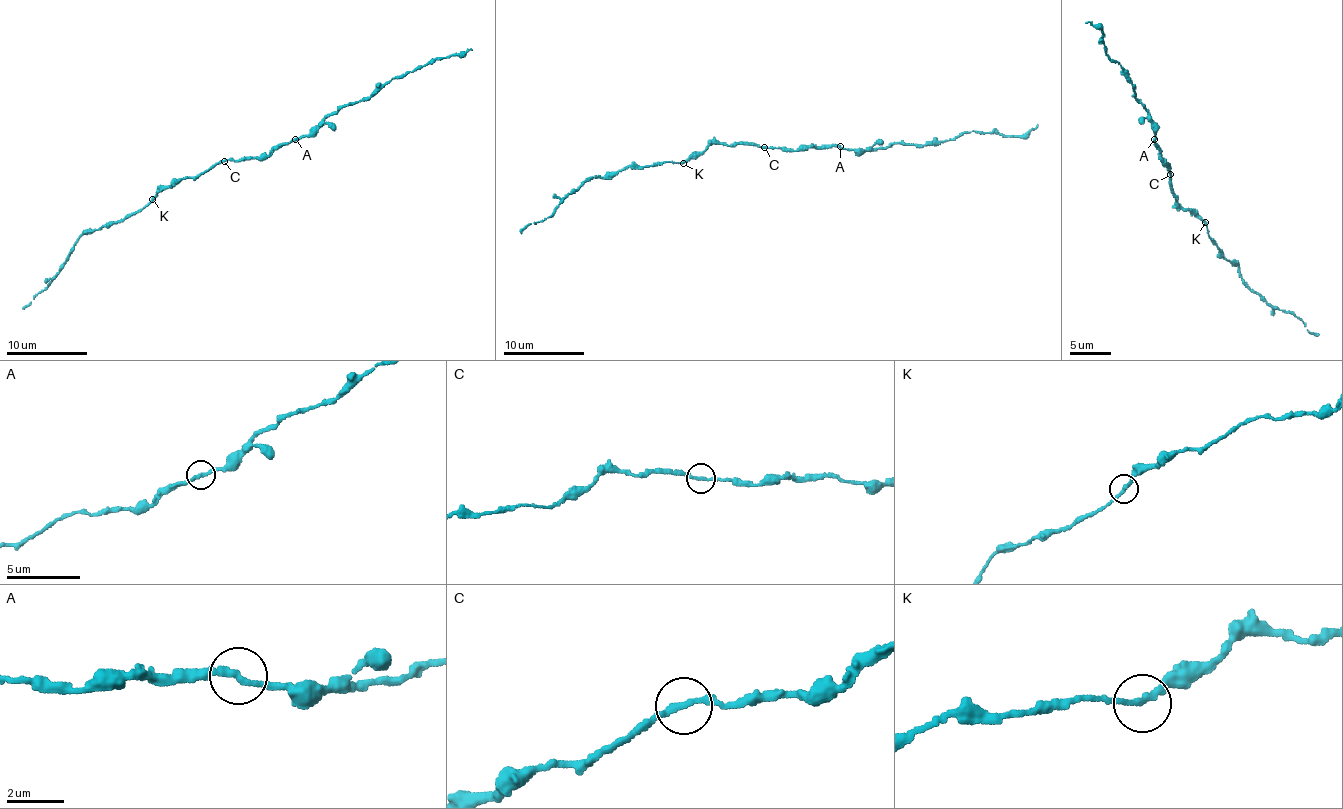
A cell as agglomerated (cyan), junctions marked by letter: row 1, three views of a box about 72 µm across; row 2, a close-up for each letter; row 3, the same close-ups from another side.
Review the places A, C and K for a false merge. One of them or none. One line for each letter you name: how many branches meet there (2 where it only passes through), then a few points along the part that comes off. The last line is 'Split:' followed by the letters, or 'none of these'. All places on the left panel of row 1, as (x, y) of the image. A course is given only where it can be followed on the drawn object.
Split: none of these

